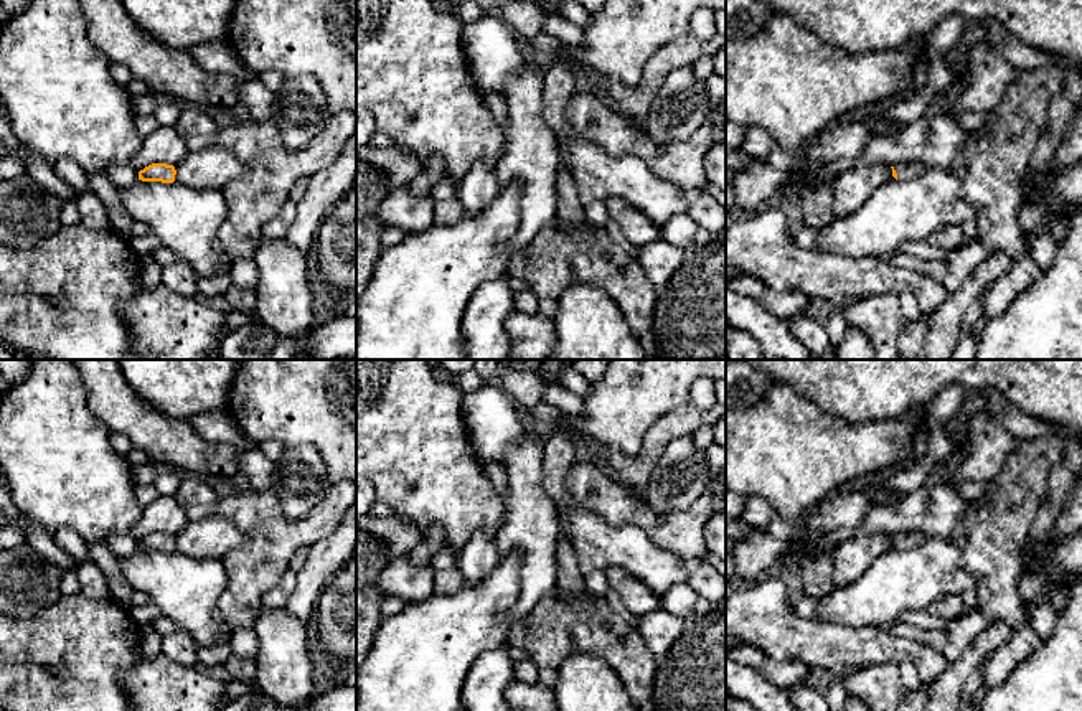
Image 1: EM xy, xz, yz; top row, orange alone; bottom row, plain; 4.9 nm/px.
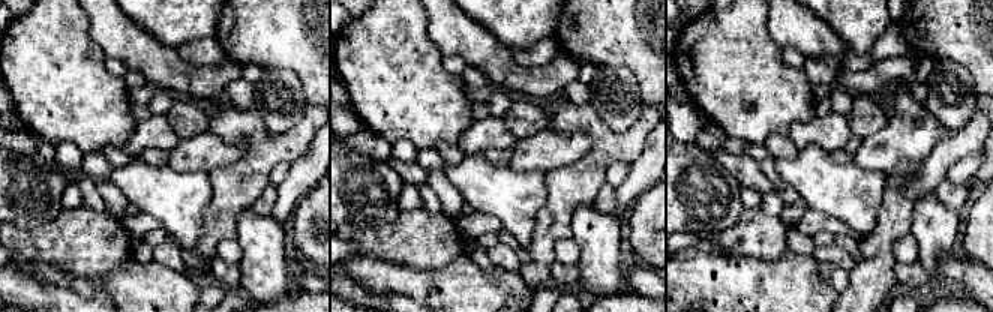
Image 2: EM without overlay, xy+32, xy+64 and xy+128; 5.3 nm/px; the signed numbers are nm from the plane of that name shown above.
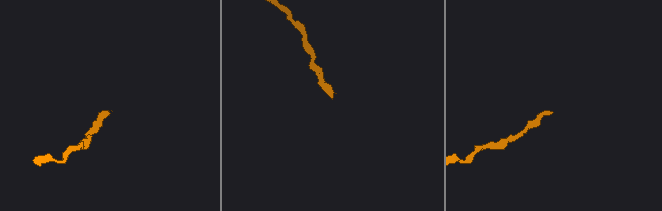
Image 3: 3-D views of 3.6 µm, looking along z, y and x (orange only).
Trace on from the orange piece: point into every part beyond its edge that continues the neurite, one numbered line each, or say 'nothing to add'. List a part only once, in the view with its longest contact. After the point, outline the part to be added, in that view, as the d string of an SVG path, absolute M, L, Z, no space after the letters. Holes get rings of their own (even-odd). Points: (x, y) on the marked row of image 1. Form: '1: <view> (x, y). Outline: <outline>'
1: yz (904, 170). Outline: M902 162L902 163L894 165L894 170L897 173L897 180L907 180L907 178L924 173L927 167L919 162Z

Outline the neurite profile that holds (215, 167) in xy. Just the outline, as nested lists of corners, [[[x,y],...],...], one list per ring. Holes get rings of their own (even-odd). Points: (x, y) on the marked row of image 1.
[[[214,145],[190,153],[175,170],[175,181],[186,188],[221,190],[229,181],[242,177],[246,165],[234,153]]]

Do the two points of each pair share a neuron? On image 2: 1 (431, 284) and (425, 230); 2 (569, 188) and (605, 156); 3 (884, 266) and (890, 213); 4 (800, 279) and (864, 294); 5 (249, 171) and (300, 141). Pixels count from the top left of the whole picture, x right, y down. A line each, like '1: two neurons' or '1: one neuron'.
1: two neurons
2: one neuron
3: one neuron
4: two neurons
5: one neuron

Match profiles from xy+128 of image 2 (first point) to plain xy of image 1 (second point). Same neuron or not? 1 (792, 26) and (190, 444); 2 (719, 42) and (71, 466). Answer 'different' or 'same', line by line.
1: same
2: same

